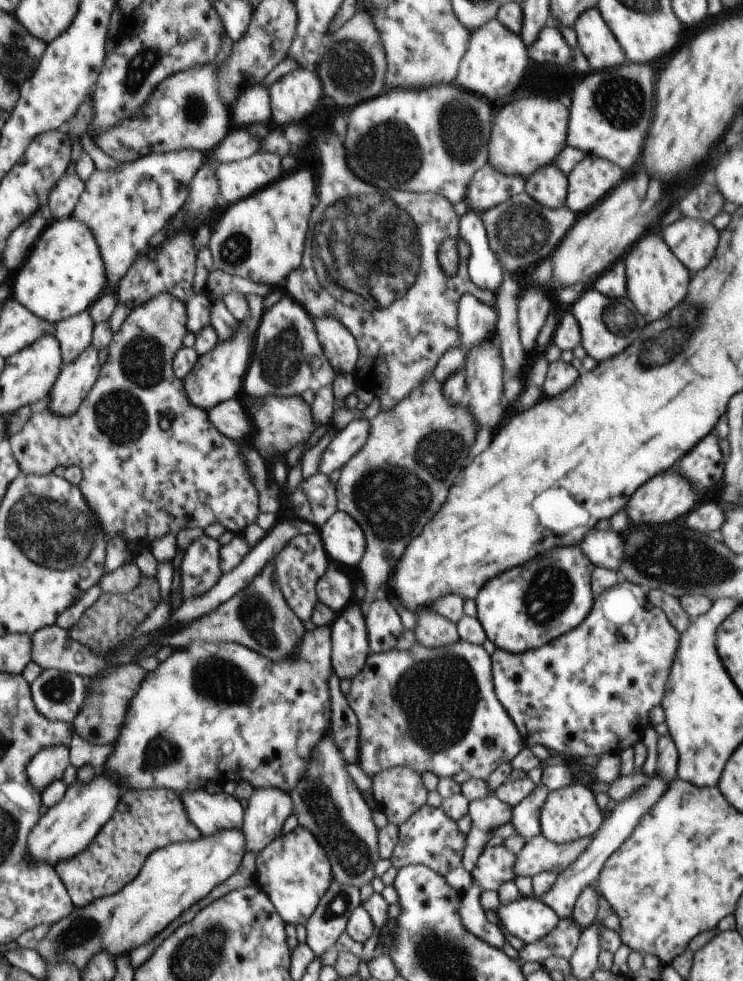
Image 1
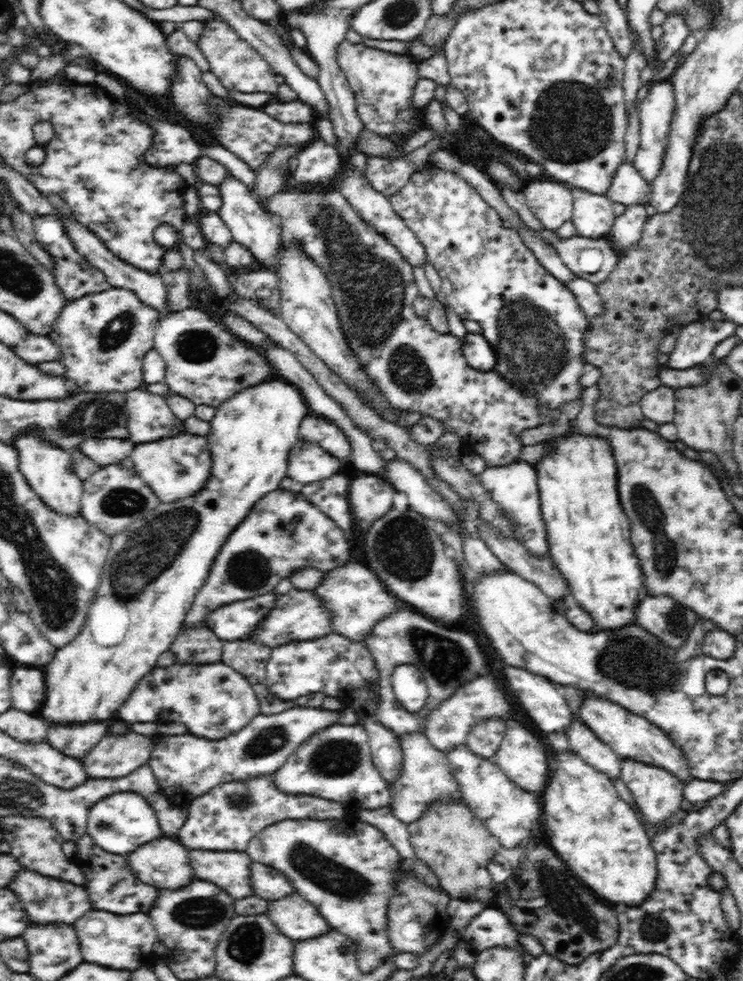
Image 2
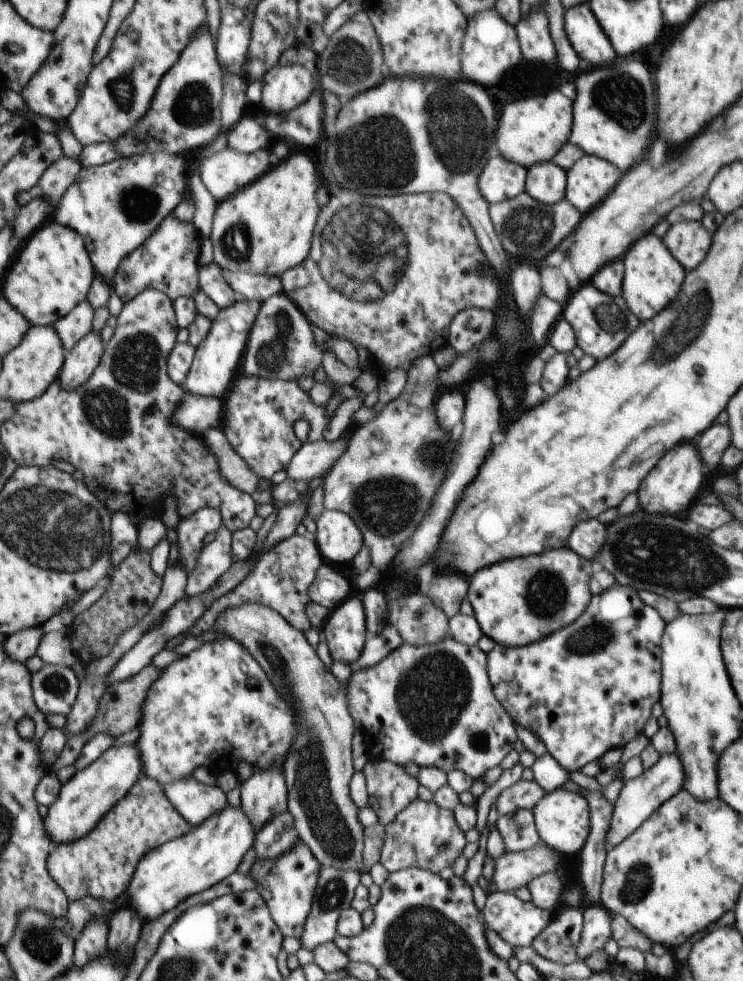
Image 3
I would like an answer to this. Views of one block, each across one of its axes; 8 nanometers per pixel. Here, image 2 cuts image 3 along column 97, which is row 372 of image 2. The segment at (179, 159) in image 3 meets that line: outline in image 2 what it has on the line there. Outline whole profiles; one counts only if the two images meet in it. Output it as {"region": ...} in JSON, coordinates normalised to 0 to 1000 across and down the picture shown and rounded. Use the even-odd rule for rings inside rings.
{"region":[[[265,314],[241,315],[218,323],[209,336],[207,356],[223,368],[222,390],[262,413],[293,416],[328,393],[347,391],[369,380],[359,366],[303,335],[288,321]]]}

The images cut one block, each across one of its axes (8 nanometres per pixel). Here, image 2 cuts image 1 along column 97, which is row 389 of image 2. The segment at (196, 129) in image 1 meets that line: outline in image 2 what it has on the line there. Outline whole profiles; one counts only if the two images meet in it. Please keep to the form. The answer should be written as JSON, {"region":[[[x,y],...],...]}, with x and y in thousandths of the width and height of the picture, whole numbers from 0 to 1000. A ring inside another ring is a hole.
{"region":[[[195,392],[170,399],[170,426],[178,452],[209,451],[250,440],[249,430],[231,421],[221,405],[202,401]]]}

